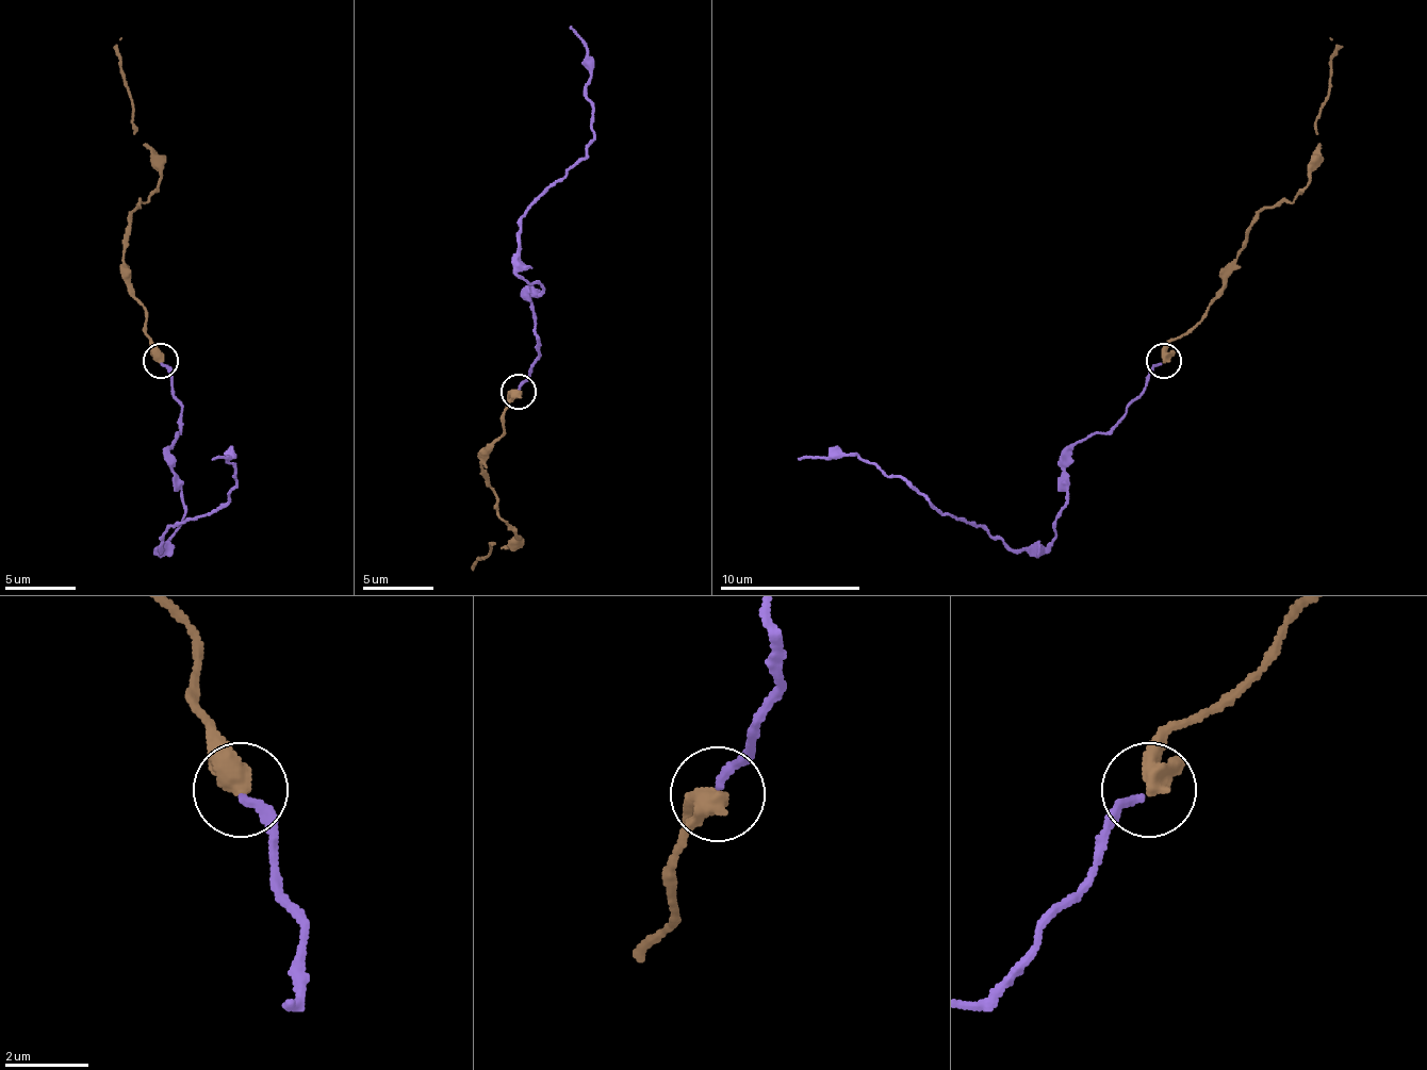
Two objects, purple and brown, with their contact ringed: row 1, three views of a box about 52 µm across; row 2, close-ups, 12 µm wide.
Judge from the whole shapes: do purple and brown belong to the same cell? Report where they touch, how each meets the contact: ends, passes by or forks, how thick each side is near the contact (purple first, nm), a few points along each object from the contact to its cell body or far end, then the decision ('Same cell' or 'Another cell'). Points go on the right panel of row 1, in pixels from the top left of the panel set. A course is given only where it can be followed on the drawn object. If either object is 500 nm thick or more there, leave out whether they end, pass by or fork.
Place: (1163, 361). Thickness 180 nm (purple) against 550 nm. Course of purple: (1161, 362), (1108, 432), (1069, 454), (1065, 506), (1045, 545), (1010, 548), (865, 460), (798, 460). Course of brown: (1164, 362), (1164, 348), (1224, 284), (1251, 221), (1308, 182), (1337, 45), (1329, 38). Same cell

